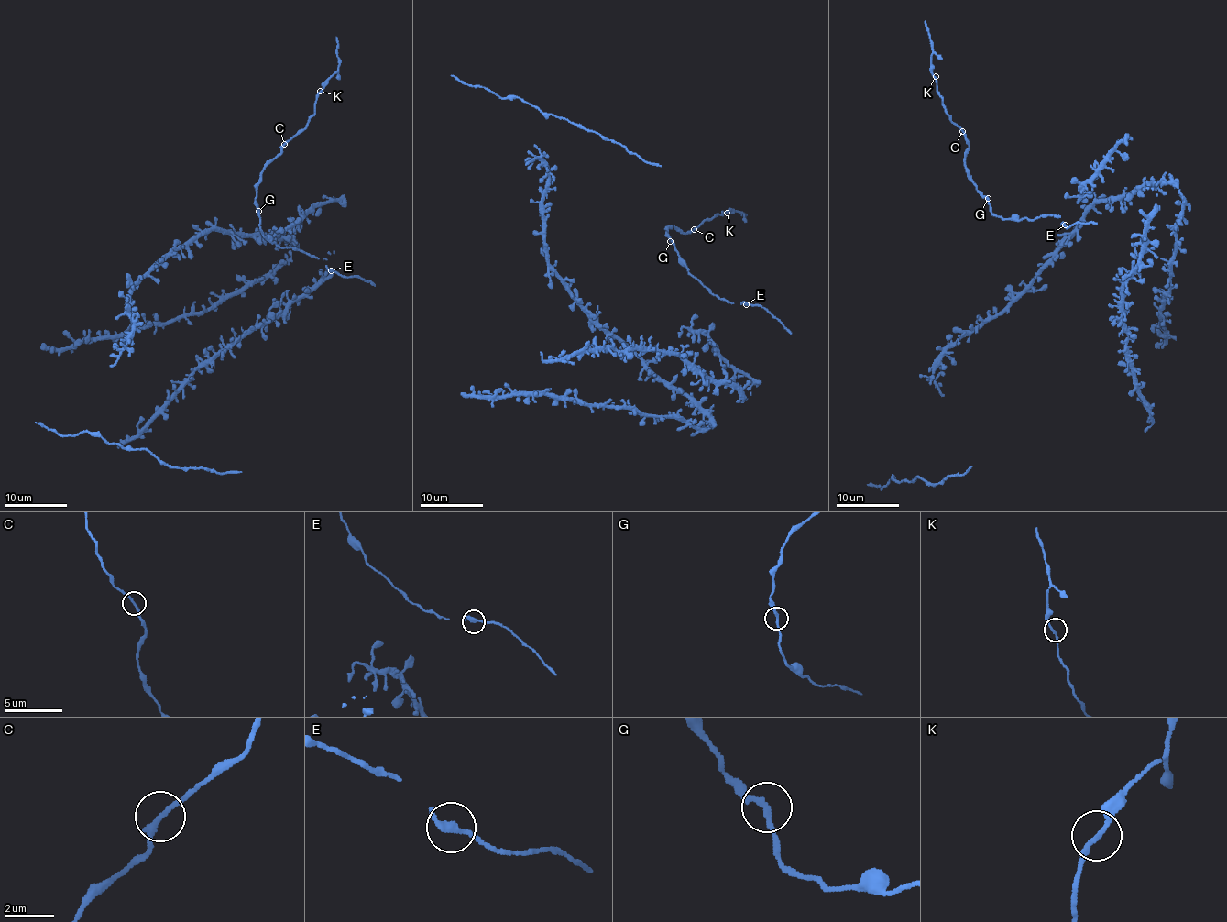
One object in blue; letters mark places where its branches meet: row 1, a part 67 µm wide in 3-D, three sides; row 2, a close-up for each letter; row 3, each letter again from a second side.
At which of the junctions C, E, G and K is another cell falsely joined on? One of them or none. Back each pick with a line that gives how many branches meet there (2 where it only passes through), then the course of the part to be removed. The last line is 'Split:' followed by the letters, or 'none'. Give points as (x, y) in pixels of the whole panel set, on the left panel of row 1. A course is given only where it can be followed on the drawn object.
Split: none

